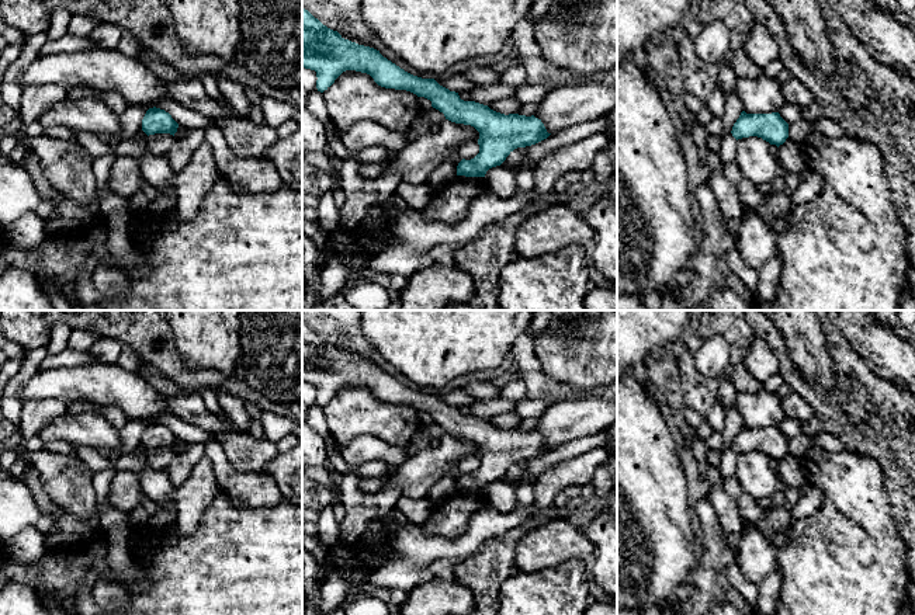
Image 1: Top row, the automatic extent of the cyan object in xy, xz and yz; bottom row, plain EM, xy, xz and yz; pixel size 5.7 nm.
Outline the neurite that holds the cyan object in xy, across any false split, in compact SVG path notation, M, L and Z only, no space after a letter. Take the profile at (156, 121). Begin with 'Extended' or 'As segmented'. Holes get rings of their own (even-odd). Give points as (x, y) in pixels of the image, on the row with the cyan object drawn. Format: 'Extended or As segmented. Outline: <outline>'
As segmented. Outline: M149 108L142 119L142 131L149 136L155 133L170 133L174 136L179 124L169 112L160 108Z

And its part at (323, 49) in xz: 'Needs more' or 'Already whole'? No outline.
Already whole

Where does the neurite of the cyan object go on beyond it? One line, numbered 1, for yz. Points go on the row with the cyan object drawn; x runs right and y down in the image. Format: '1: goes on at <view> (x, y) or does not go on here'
1: does not go on here

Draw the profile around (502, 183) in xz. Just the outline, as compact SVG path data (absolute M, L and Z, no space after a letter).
M500 166L492 167L485 174L486 184L498 198L512 198L517 194L516 173Z

